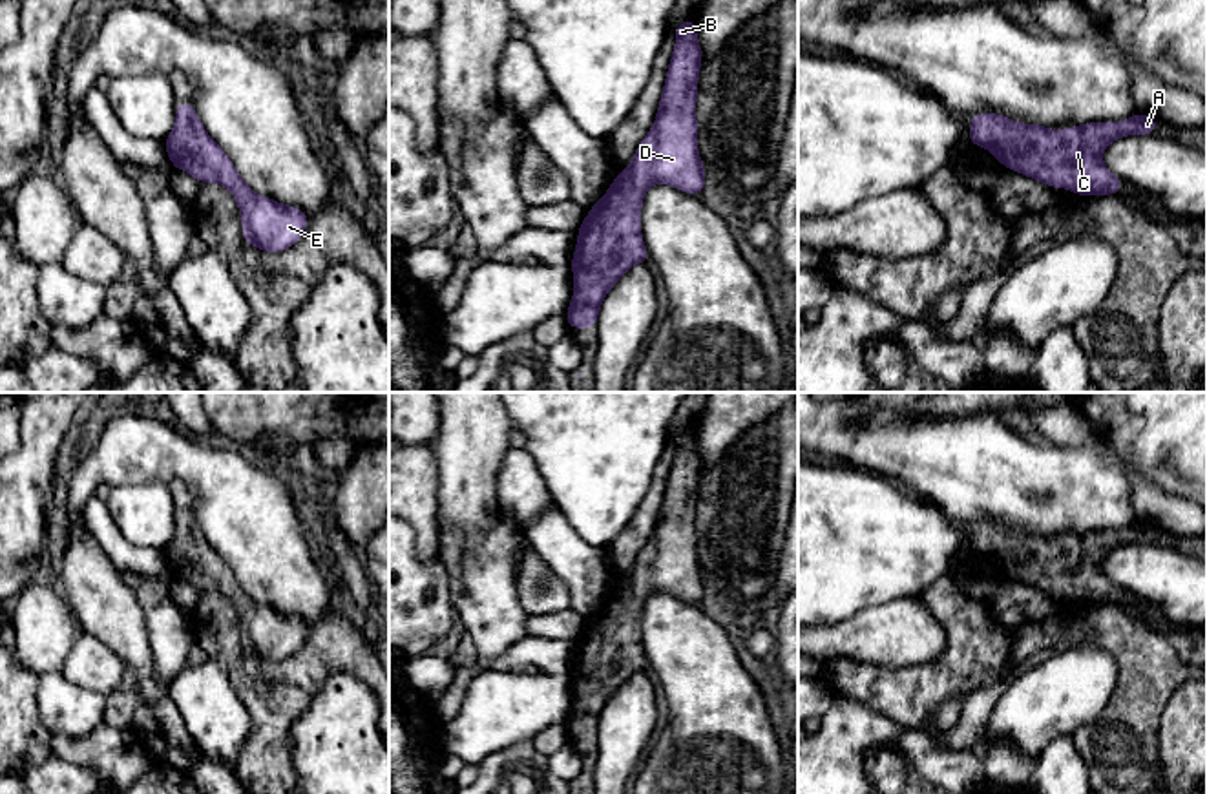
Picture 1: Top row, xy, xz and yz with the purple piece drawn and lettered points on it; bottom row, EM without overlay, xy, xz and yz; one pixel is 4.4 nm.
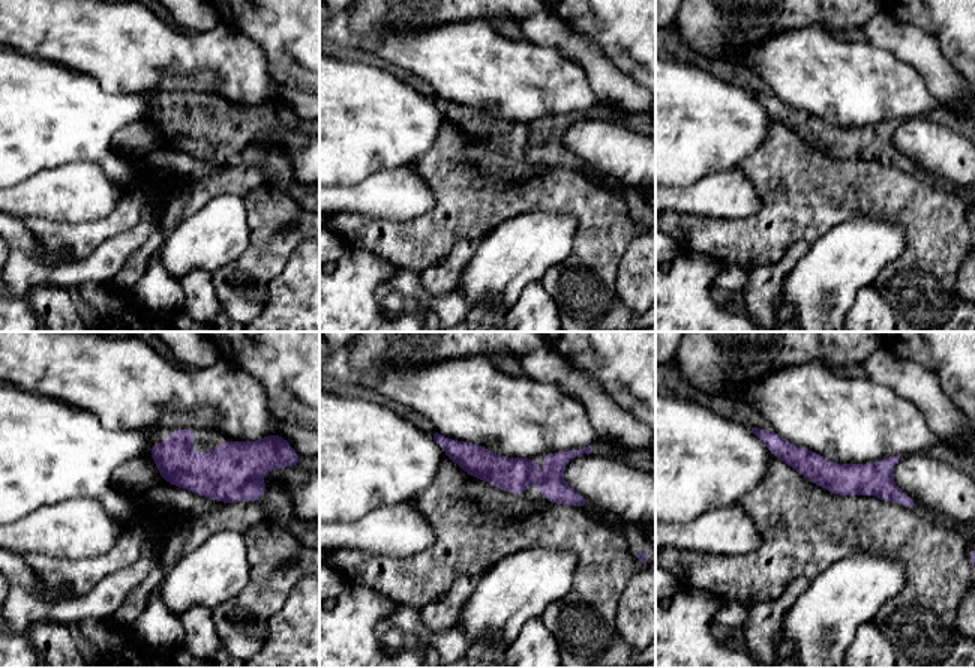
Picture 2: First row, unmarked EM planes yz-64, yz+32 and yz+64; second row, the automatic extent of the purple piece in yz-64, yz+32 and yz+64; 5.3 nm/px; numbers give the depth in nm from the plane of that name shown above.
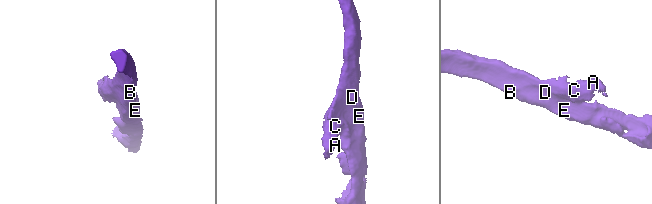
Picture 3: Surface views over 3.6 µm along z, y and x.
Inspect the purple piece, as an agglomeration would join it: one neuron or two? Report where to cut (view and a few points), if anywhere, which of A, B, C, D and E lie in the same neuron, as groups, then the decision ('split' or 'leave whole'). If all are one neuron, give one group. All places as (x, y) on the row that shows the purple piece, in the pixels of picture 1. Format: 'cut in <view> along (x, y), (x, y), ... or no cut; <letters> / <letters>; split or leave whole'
no cut; A B C D E; leave whole

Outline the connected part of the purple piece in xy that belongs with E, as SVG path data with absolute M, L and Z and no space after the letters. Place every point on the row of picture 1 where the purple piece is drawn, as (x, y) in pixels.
M190 100L175 102L175 126L163 142L173 170L190 173L199 184L219 183L236 197L245 245L283 252L305 235L309 214L257 195L208 135Z

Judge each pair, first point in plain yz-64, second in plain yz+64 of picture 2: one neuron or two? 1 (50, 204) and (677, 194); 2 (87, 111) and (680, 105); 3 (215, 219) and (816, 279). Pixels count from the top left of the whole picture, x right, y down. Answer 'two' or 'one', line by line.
1: one
2: one
3: one

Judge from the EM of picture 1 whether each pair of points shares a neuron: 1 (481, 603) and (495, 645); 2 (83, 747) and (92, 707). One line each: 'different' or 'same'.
1: same
2: different

